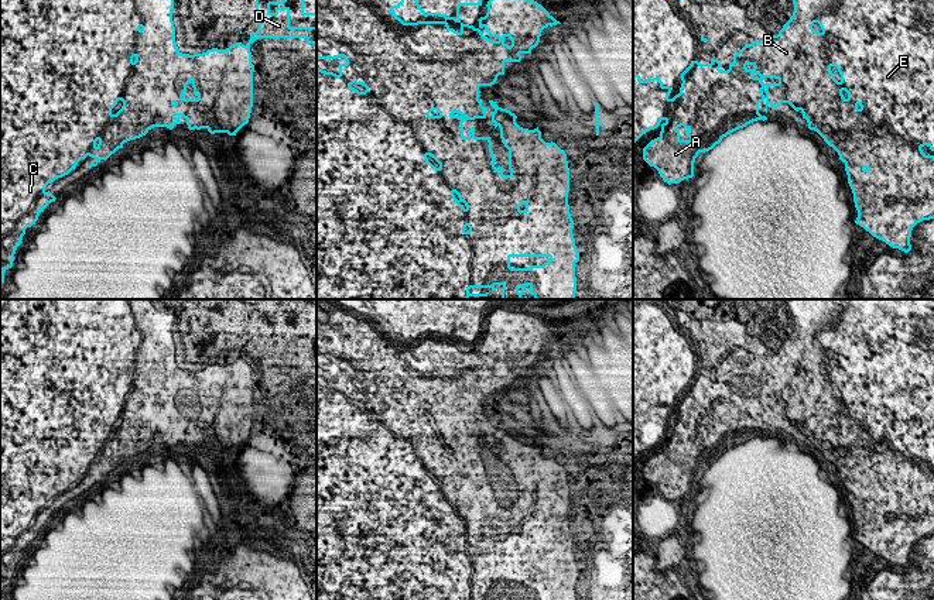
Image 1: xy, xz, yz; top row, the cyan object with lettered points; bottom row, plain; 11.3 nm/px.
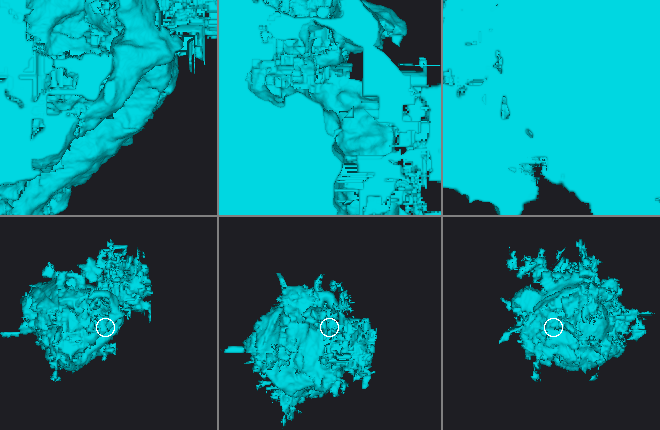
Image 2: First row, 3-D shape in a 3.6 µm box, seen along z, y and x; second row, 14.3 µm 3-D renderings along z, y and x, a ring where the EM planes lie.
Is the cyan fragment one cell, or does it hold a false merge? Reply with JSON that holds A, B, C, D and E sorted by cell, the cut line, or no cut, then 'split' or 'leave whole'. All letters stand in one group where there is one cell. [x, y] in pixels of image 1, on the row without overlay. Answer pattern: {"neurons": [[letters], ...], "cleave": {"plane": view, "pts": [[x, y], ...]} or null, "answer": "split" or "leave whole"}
{"neurons": [["A", "B", "C", "D", "E"]], "cleave": null, "answer": "leave whole"}

